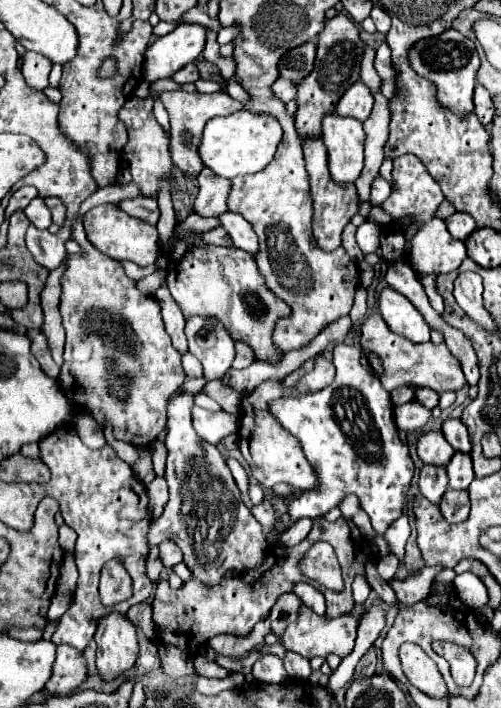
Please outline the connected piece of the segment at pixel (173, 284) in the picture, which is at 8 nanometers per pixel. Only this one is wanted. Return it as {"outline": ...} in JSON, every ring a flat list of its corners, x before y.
{"outline":[[192,233,192,247,188,247,186,241,180,241,170,253,168,289,182,309,184,317,216,317,224,325,224,329,228,329,232,339,248,343,258,359,278,363,272,345,272,331,276,319,286,315,288,305,266,289,264,279,260,277,250,253,240,249,224,249,220,253,218,247,204,245,198,239,200,237]]}

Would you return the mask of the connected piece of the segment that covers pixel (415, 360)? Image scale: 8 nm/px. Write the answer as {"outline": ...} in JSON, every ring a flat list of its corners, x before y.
{"outline":[[374,313,370,315,364,325,362,325,362,347,376,353,382,363,384,363,384,375,380,377,384,389,392,393,398,387,404,385,418,385,418,387,428,387,436,393,446,393,446,391,460,391,466,383,464,373,460,369,460,363,450,355,444,343,434,345,432,341,428,343,412,343,406,337,400,337,388,329,384,319]]}

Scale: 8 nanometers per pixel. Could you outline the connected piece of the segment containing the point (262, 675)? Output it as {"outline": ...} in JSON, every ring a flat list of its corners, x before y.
{"outline":[[274,655,260,657,252,667,252,675,262,685,282,685,288,679,282,659]]}

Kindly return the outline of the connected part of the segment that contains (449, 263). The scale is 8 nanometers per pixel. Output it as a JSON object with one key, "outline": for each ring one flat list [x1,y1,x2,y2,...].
{"outline":[[442,219,426,221,412,237,410,265,420,273,450,273,466,259,462,241,450,237]]}

